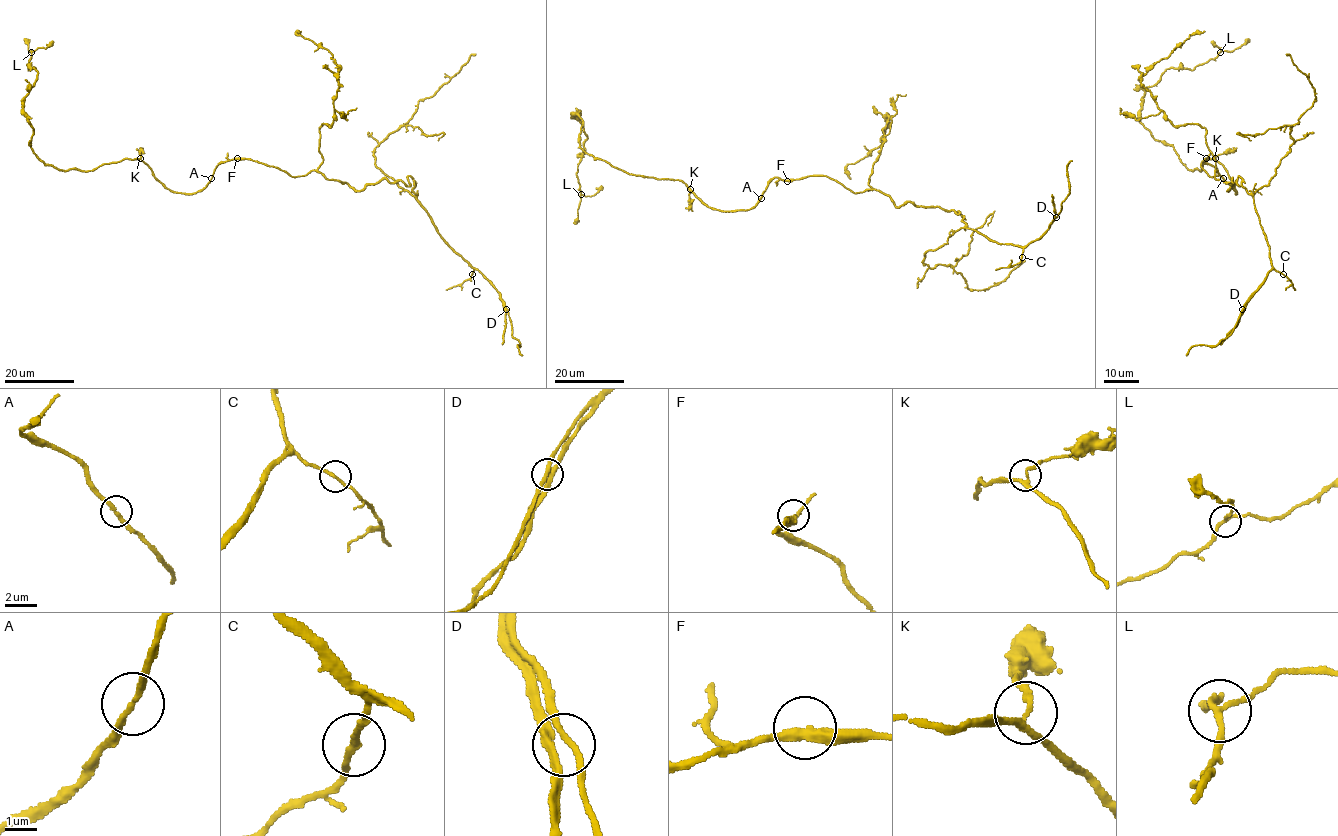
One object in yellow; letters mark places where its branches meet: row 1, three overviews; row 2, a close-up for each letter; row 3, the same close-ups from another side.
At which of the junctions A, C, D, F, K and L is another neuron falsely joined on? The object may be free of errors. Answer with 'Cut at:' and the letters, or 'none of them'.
Cut at: none of them

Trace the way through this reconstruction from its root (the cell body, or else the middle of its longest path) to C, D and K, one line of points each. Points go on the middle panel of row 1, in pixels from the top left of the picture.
C: (787, 180), (825, 175), (855, 193), (881, 191), (896, 207), (958, 211), (967, 228), (1019, 246), (1022, 257)
D: (787, 180), (825, 175), (896, 207), (958, 211), (1001, 244), (1026, 246), (1056, 217)
K: (787, 180), (774, 177), (759, 201), (746, 210), (712, 209), (690, 189)

